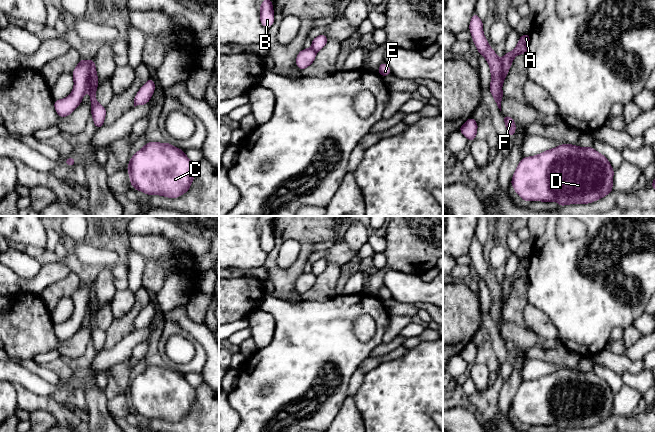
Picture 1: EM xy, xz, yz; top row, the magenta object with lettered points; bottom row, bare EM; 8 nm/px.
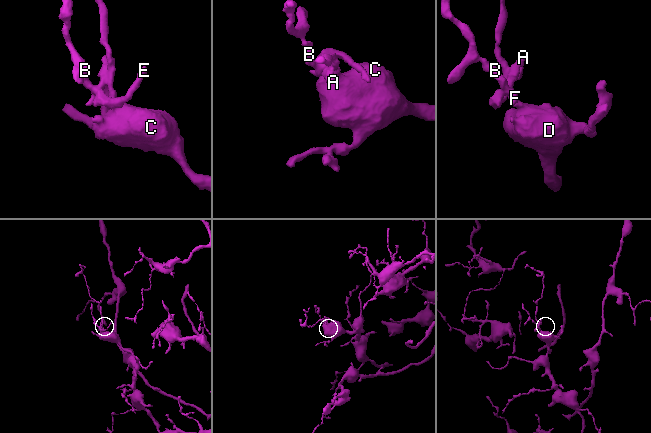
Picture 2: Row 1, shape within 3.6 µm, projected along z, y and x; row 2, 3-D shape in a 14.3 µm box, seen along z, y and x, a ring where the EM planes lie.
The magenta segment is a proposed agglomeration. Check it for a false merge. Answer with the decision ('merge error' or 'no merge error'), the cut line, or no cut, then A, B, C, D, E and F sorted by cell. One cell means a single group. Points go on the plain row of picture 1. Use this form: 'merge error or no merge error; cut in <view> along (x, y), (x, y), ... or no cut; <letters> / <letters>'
merge error; cut in xy along (92, 283), (88, 309); A B E / C D F

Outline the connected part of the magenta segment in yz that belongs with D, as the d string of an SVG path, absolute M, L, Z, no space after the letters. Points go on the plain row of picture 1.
M561 368L539 379L523 381L511 403L515 416L526 426L556 425L560 431L568 428L588 428L613 415L614 393L608 383L593 371Z

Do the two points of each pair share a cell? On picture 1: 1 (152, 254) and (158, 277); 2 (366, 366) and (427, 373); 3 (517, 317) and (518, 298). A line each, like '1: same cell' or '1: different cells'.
1: same cell
2: different cells
3: same cell

